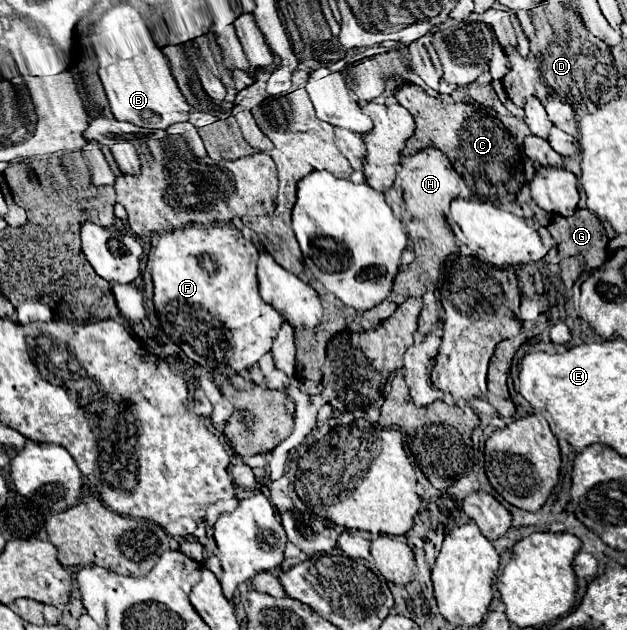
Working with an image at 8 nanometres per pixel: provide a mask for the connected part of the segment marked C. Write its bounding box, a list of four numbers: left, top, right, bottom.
[395,84,521,206]

